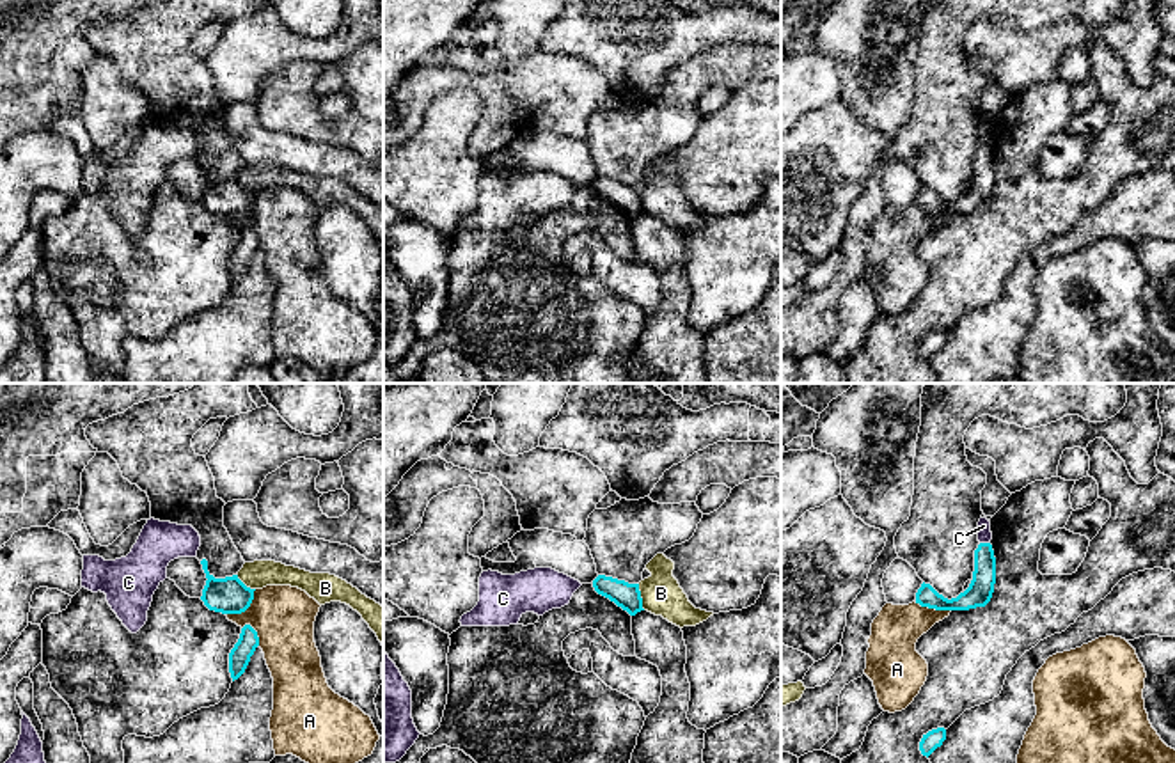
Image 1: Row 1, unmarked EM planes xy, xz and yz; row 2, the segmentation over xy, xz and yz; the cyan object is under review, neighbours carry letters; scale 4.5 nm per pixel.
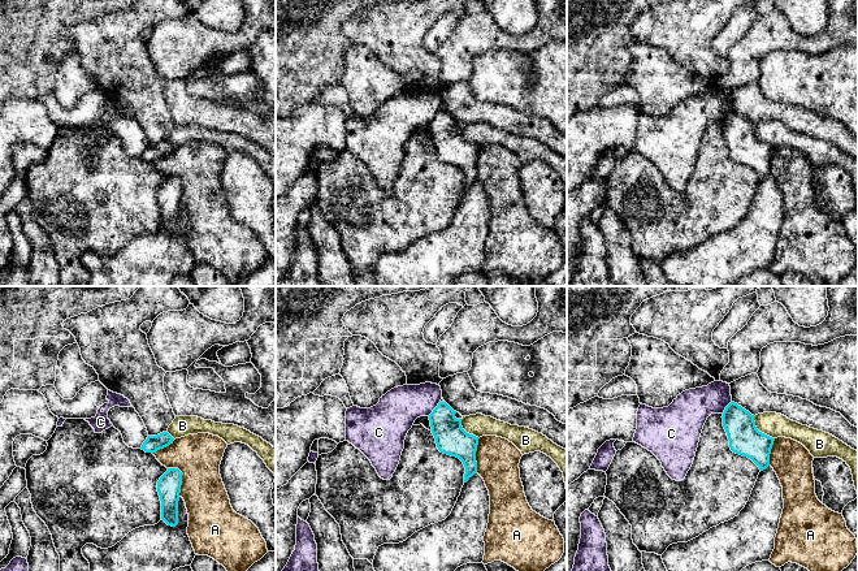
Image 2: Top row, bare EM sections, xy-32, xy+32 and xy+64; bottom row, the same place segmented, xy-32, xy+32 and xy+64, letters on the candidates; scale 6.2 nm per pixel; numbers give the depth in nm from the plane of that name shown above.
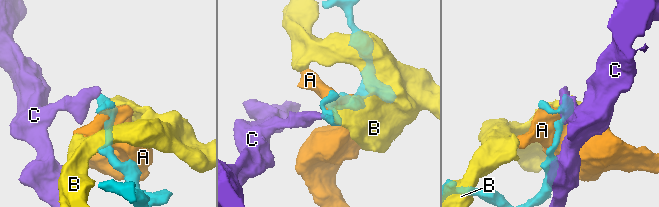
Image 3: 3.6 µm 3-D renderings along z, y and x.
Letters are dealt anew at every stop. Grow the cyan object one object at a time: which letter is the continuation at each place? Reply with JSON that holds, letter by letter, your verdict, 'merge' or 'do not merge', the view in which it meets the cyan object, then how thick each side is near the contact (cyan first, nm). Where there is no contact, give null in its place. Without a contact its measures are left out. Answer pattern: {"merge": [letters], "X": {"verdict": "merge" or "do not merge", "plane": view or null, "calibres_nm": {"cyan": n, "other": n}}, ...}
{"merge": [], "A": {"verdict": "do not merge", "plane": "xy", "calibres_nm": {"cyan": 170, "other": 280}}, "B": {"verdict": "do not merge", "plane": "xz", "calibres_nm": {"cyan": 120, "other": 180}}, "C": {"verdict": "do not merge", "plane": "yz", "calibres_nm": {"cyan": 120, "other": 60}}}

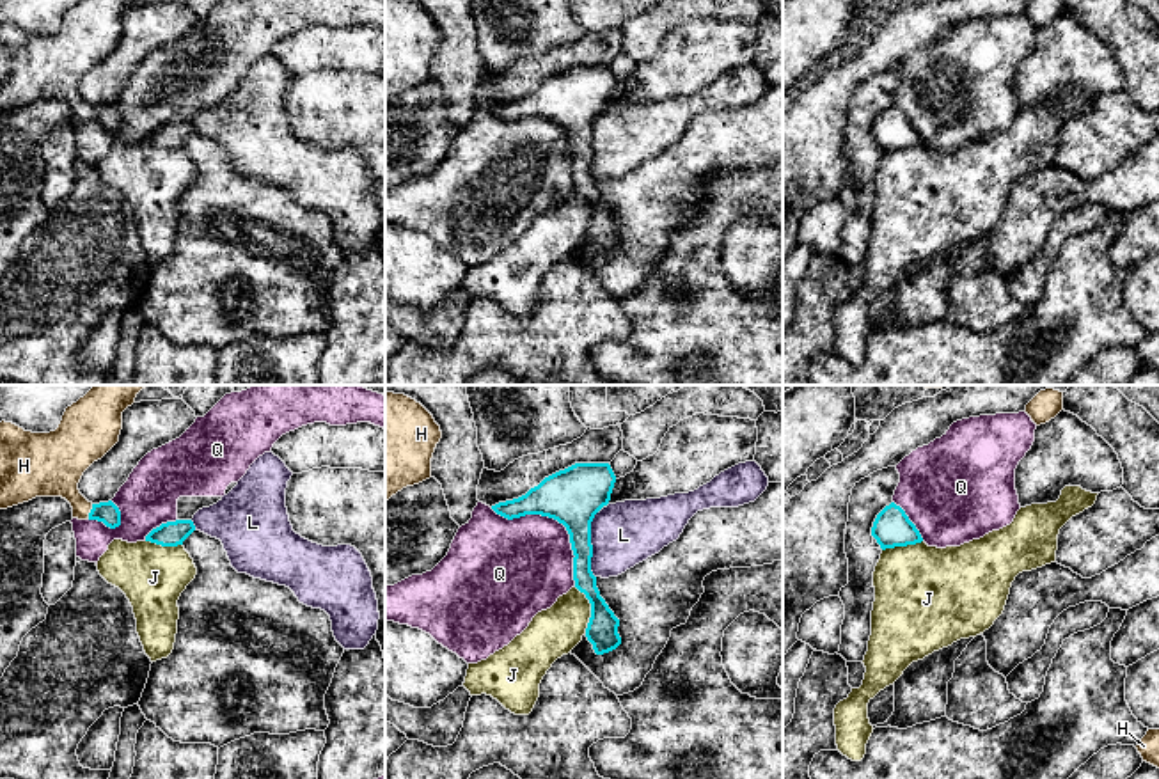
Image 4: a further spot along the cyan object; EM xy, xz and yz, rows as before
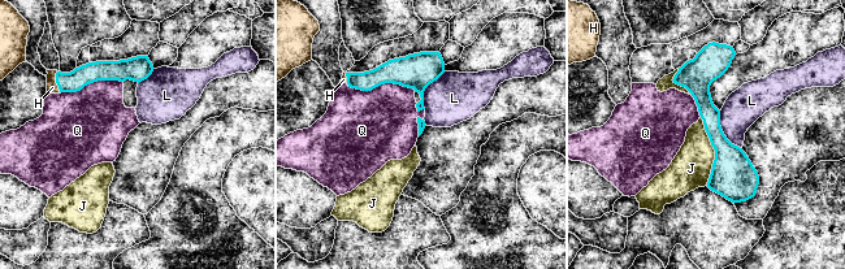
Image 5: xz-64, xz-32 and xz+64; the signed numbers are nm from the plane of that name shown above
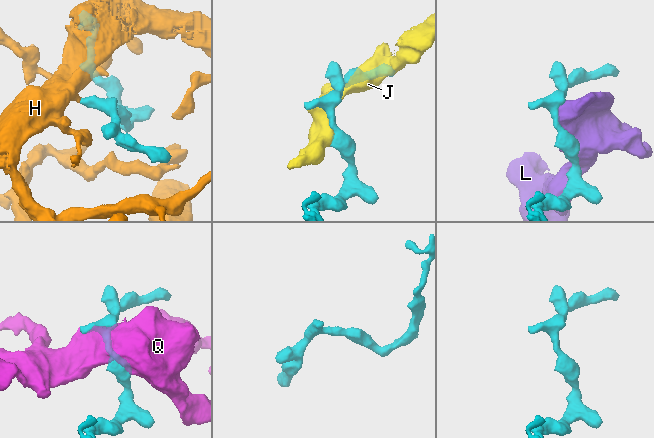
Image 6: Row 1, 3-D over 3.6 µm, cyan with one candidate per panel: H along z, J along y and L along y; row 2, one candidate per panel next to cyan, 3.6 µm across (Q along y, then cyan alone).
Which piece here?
{"merge": ["H"], "H": {"verdict": "merge", "plane": "xy", "calibres_nm": {"cyan": 100, "other": 240}}, "J": {"verdict": "do not merge", "plane": "xz", "calibres_nm": {"cyan": 140, "other": 220}}, "L": {"verdict": "do not merge", "plane": "xz", "calibres_nm": {"cyan": 260, "other": 300}}, "Q": {"verdict": "do not merge", "plane": "xz", "calibres_nm": {"cyan": 260, "other": 420}}}

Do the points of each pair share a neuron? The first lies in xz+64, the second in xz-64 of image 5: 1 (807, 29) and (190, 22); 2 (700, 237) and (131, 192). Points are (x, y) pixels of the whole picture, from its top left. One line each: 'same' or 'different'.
1: different
2: different

